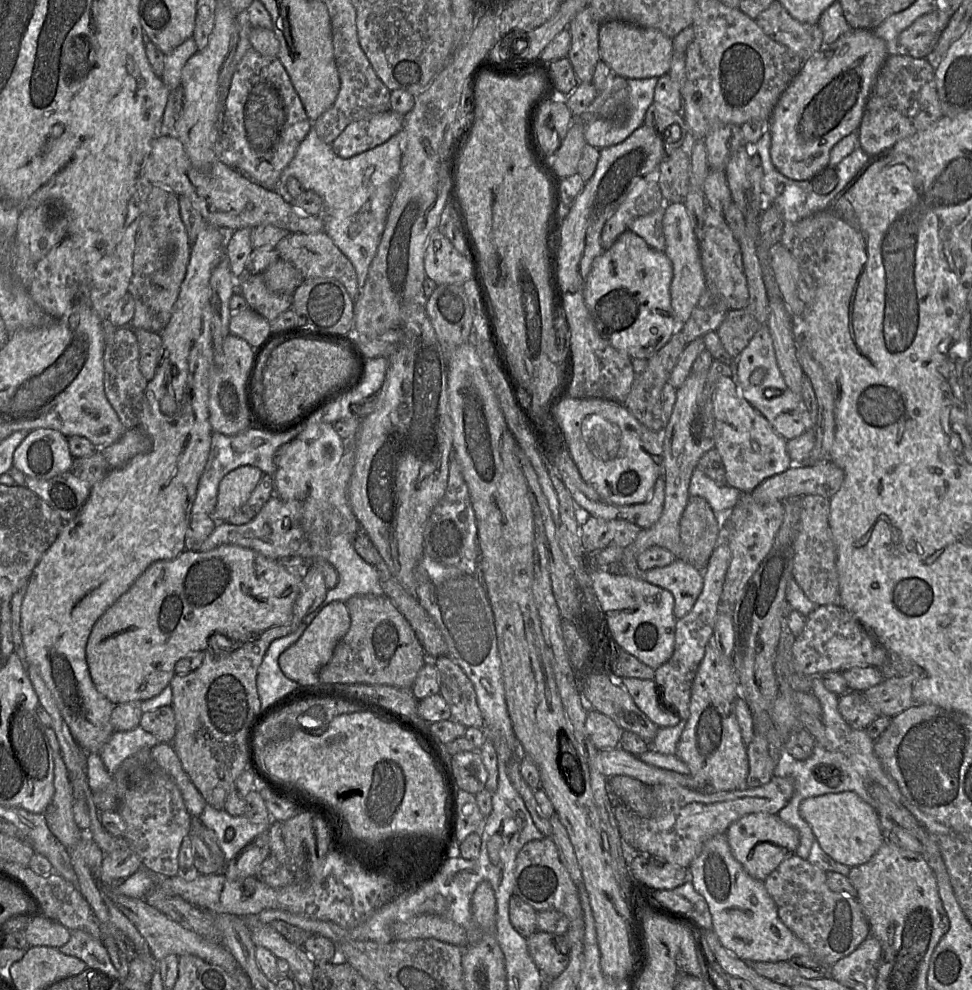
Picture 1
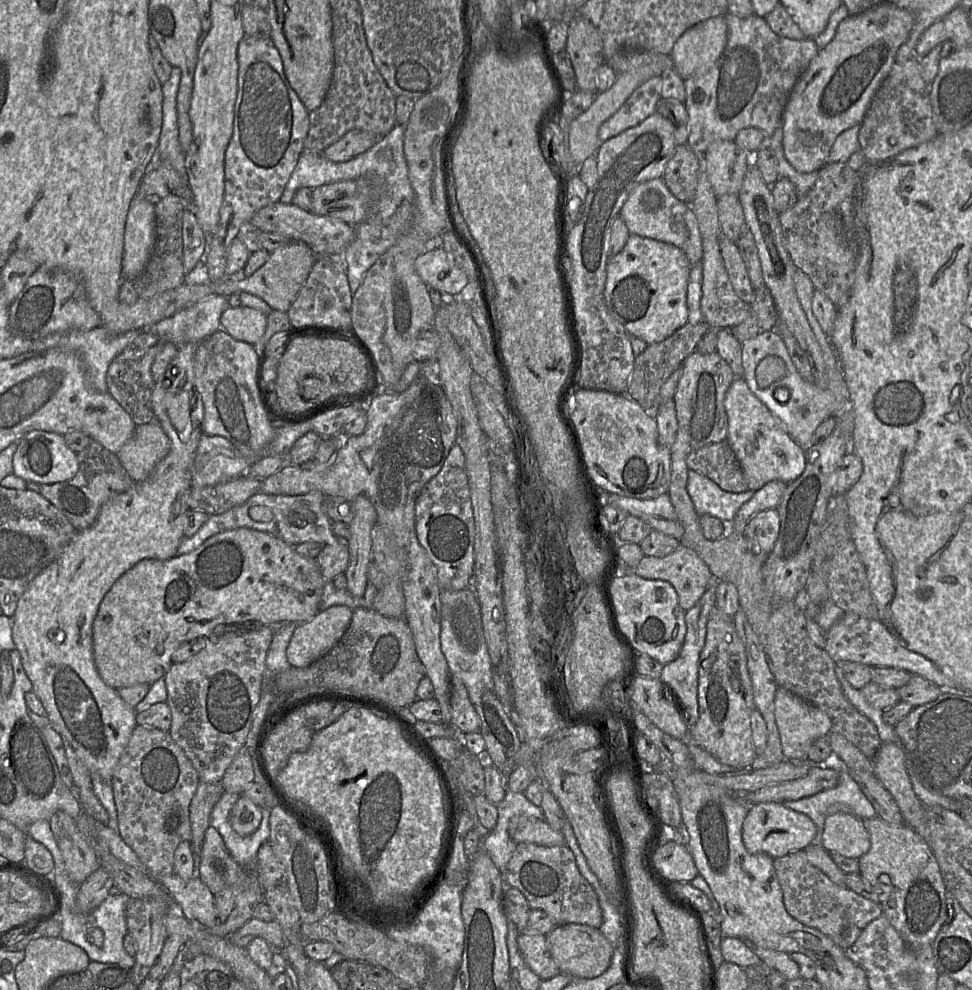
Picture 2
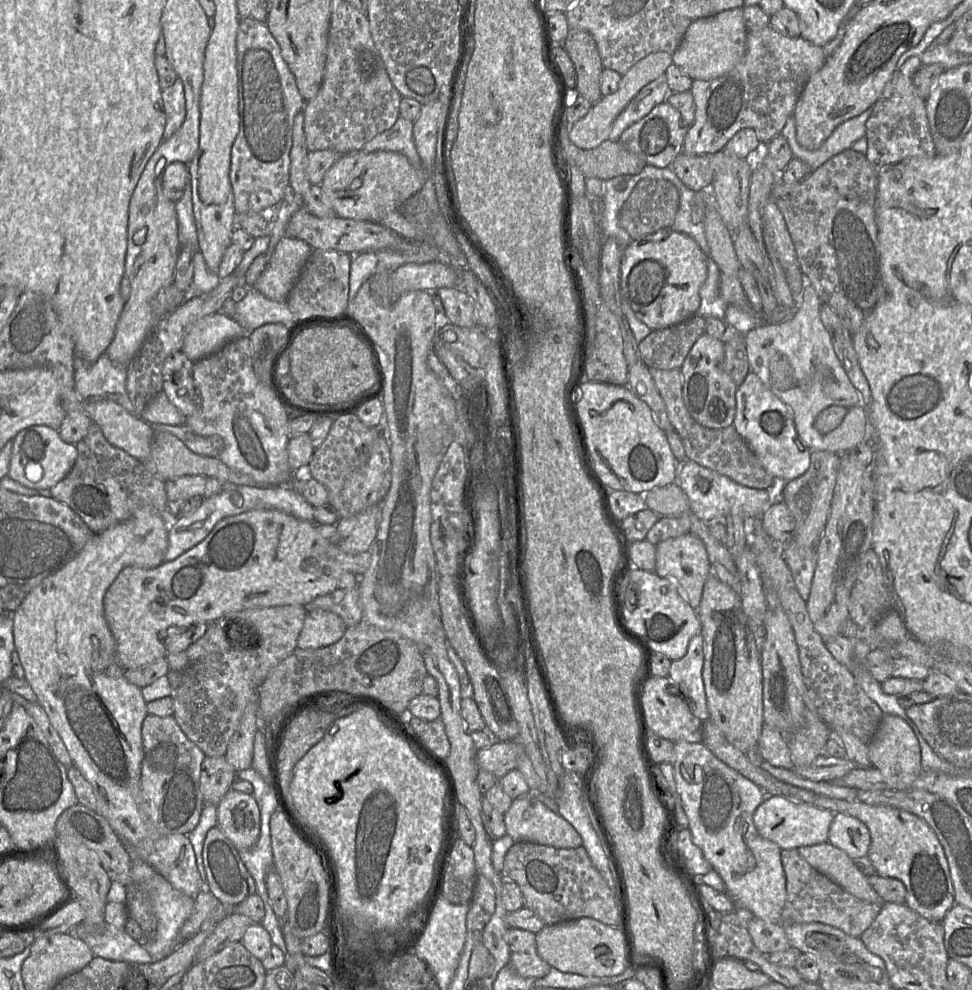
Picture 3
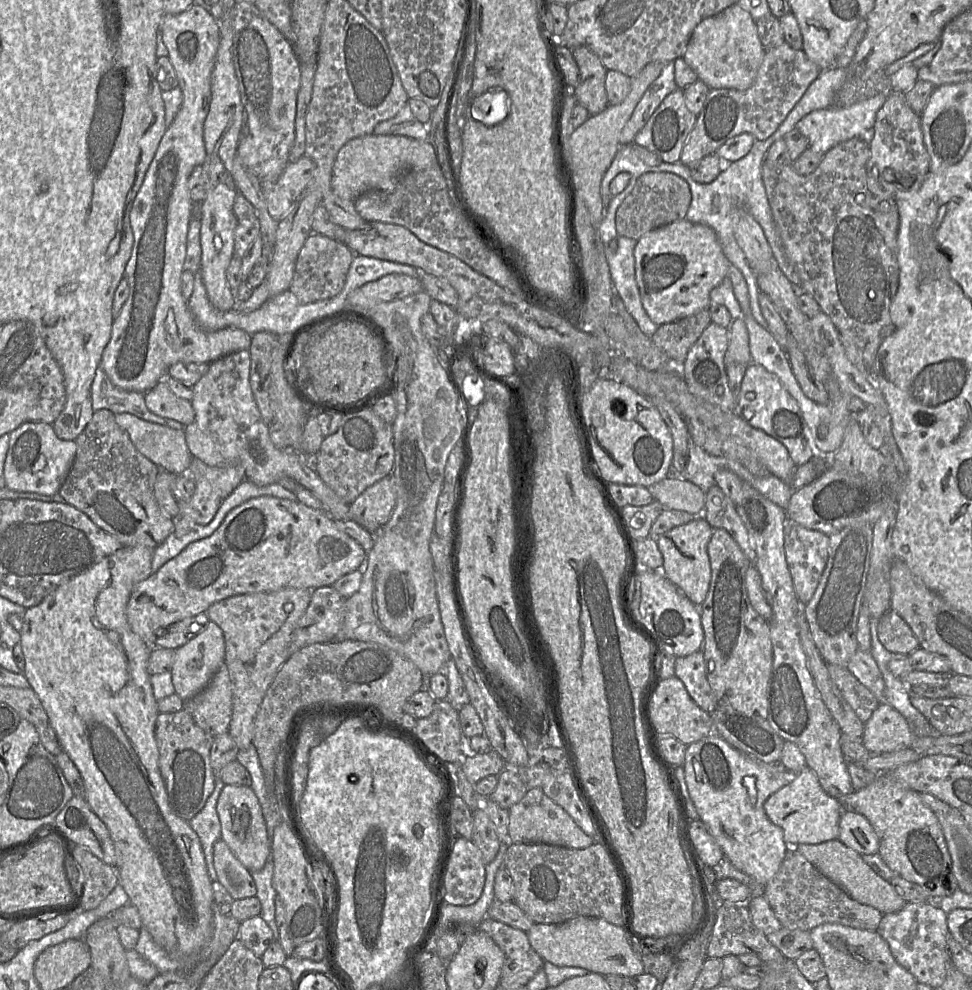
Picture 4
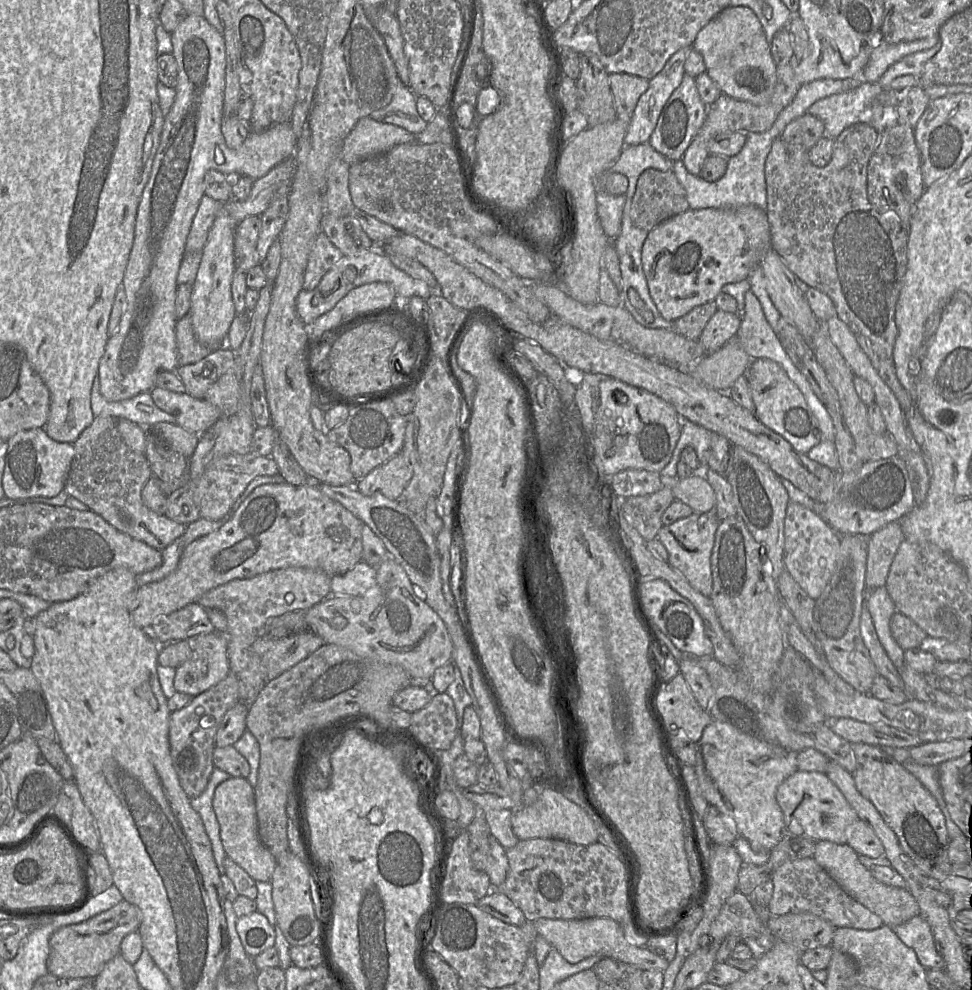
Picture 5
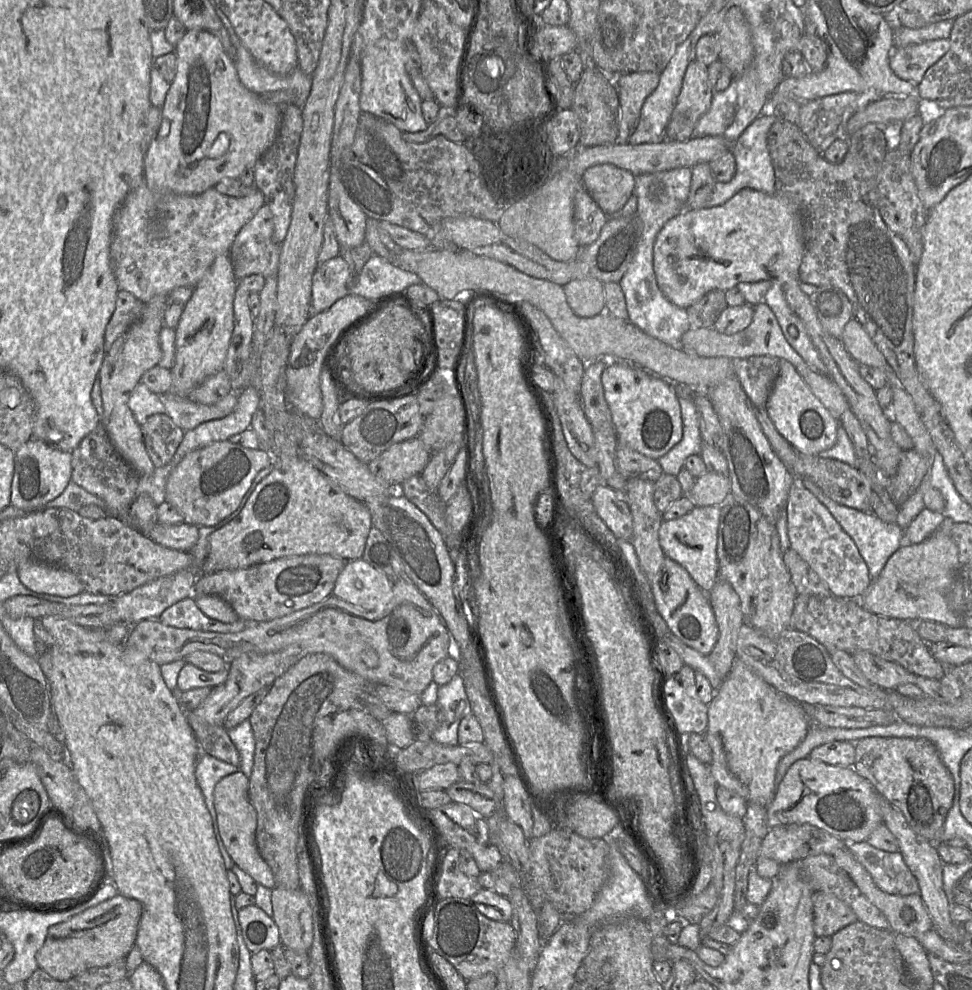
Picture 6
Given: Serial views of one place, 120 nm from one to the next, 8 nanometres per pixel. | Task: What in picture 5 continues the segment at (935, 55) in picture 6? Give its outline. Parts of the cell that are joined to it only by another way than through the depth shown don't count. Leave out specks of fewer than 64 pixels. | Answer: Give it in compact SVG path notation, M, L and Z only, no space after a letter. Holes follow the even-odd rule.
M938 42L928 50L918 51L903 57L887 69L879 80L880 85L883 88L890 88L890 84L895 78L904 75L920 77L928 61L938 53L940 48L941 44Z

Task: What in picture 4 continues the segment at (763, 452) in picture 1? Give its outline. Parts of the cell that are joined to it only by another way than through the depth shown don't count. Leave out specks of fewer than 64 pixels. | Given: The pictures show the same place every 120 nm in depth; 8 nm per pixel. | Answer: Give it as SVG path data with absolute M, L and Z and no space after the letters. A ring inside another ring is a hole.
M751 362L747 365L735 412L750 426L764 431L781 442L796 466L808 462L815 454L824 454L816 452L797 401L783 387L778 377L760 364Z

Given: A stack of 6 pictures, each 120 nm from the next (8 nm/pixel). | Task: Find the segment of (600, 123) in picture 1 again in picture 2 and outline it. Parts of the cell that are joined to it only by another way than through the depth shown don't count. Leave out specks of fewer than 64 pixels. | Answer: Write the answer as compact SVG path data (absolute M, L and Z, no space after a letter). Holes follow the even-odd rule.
M655 76L640 85L598 130L602 143L632 128L656 111L661 98L662 78Z

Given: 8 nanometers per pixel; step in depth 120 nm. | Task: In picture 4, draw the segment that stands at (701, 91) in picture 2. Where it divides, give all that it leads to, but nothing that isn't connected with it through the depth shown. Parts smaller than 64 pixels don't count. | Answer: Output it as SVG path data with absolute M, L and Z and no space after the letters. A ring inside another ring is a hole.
M786 42L776 48L766 50L755 81L750 88L746 90L710 89L696 124L683 147L681 163L689 167L707 155L715 154L727 140L741 133L750 133L758 140L768 139L779 128L821 71L808 59L802 49L795 50Z

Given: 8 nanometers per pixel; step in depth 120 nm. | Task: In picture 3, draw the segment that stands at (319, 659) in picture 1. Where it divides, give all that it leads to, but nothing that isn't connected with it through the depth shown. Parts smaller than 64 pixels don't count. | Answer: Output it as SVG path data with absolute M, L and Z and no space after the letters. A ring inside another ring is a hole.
M325 610L308 612L298 641L298 649L318 649L338 642L347 629L344 621L335 613Z

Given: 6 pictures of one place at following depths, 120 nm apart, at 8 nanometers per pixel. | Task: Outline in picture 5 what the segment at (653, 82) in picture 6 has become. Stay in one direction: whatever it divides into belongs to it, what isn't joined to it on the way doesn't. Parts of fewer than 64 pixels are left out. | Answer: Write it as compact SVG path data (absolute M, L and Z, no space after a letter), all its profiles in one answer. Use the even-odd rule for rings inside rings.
M611 73L609 84L617 118L630 121L640 96L649 86L649 80L627 73Z

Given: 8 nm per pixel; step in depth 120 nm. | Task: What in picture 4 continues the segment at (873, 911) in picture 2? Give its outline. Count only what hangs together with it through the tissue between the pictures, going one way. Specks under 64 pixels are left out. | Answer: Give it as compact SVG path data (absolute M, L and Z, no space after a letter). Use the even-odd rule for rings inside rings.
M788 846L779 870L763 887L763 894L779 922L790 930L810 931L821 924L835 923L877 931L883 917L879 910L852 899L843 889L821 874L796 846Z

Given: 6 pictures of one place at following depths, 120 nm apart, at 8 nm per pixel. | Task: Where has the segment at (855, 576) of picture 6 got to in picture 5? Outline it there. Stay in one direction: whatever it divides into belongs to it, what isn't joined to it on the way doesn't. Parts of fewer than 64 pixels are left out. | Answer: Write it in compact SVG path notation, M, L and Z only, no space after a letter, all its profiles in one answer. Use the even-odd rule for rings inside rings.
M789 501L784 523L784 565L794 580L812 598L817 599L829 583L837 564L841 535L820 515Z

